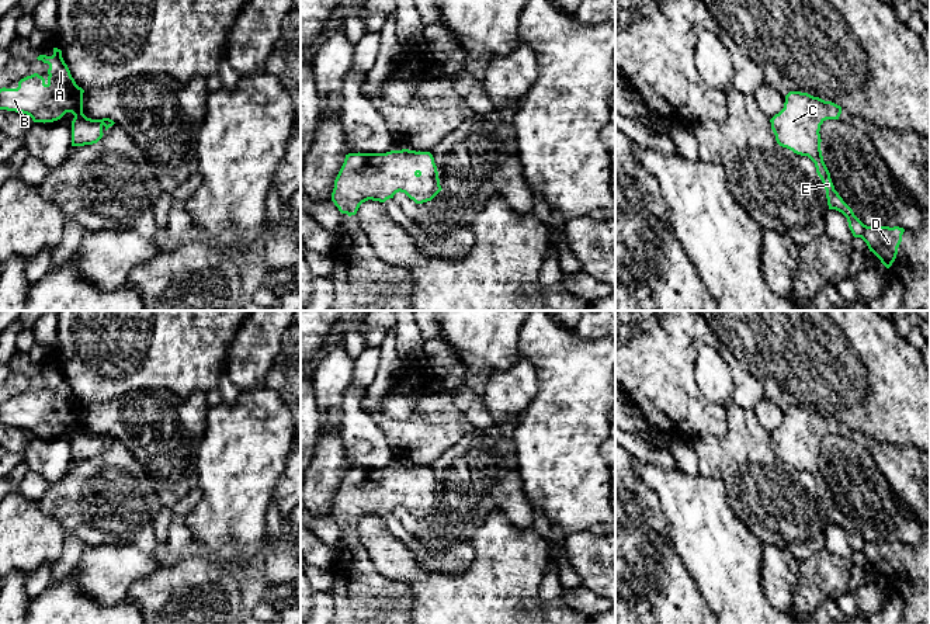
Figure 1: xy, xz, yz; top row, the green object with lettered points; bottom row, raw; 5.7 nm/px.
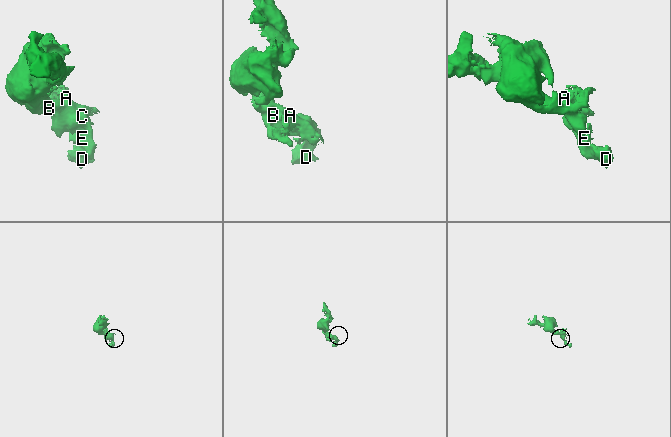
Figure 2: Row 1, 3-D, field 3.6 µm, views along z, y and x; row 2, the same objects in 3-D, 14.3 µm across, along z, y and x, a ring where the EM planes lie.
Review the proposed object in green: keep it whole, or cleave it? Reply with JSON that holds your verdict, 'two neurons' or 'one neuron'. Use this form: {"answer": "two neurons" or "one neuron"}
{"answer": "one neuron"}

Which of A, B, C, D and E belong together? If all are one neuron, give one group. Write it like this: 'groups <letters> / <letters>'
groups A B C D E

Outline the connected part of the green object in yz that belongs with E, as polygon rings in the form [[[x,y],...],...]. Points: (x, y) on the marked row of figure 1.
[[[790,91],[785,96],[784,108],[770,122],[780,146],[797,155],[808,156],[815,163],[816,173],[826,190],[829,209],[841,212],[847,218],[853,236],[861,238],[870,252],[889,268],[896,259],[905,229],[899,226],[872,228],[864,225],[834,190],[830,173],[823,162],[820,125],[826,119],[839,119],[840,114],[841,107],[832,101],[825,101],[808,93]]]

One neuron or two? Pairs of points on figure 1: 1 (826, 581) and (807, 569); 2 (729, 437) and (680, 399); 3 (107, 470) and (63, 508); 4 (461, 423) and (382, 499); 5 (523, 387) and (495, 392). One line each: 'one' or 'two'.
1: one
2: two
3: one
4: two
5: one

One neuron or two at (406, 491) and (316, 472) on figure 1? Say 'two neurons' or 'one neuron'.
two neurons

